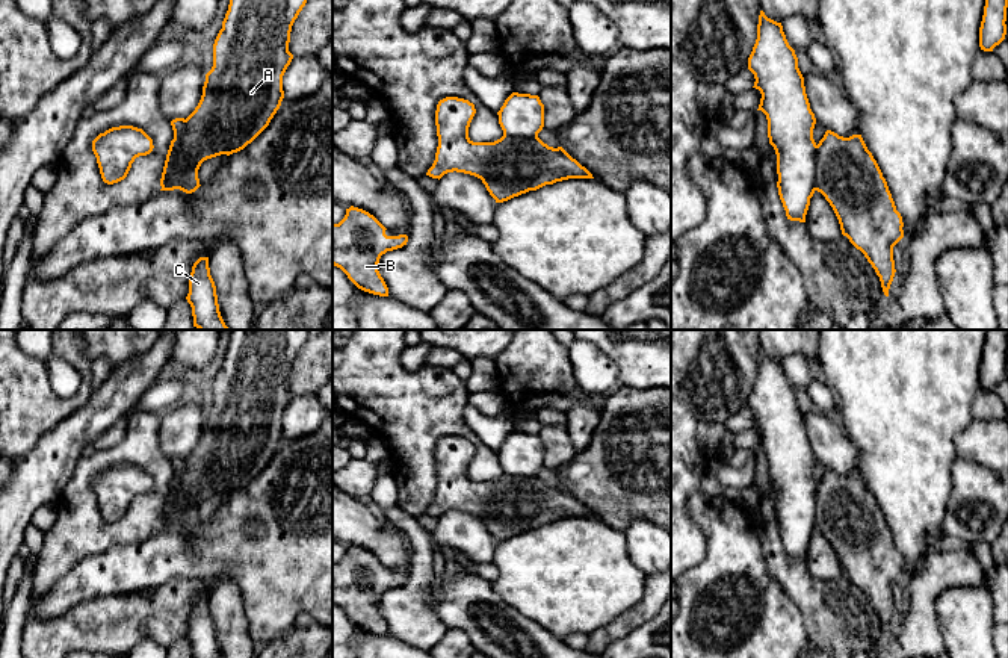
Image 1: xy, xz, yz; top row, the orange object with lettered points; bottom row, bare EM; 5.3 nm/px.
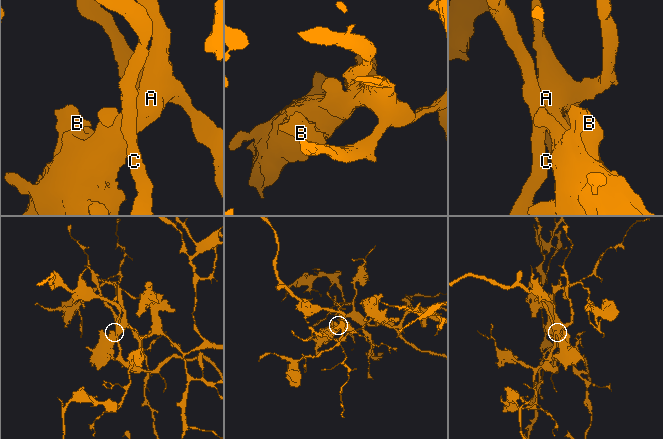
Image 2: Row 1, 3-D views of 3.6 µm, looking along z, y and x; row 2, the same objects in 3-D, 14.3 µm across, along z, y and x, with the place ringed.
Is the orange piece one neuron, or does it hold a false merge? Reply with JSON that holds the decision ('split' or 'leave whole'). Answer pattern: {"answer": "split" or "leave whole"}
{"answer": "split"}

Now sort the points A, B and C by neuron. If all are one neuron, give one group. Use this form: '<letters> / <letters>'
A B / C

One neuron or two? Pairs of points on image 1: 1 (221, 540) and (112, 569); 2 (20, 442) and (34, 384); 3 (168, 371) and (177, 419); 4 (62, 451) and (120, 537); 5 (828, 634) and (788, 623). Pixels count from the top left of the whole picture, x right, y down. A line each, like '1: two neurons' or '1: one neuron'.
1: one neuron
2: one neuron
3: two neurons
4: two neurons
5: two neurons

